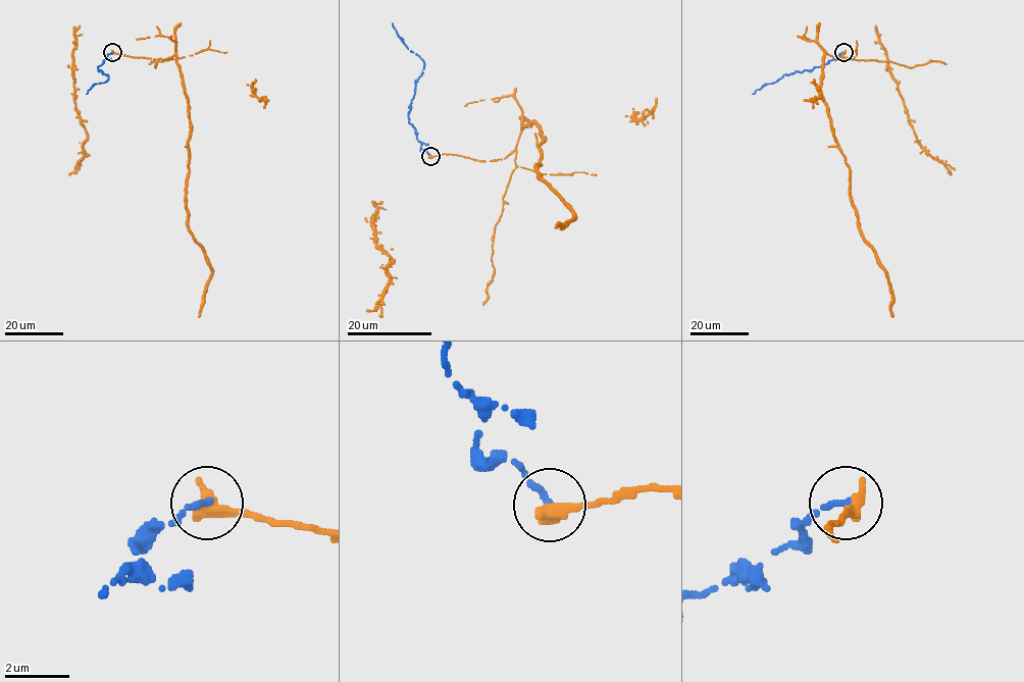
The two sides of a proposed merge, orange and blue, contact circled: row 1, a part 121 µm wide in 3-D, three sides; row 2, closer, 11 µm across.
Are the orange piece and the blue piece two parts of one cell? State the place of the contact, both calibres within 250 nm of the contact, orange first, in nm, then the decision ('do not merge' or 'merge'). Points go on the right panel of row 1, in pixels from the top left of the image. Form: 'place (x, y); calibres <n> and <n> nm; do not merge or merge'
place (843, 52); calibres 550 and 220 nm; do not merge

